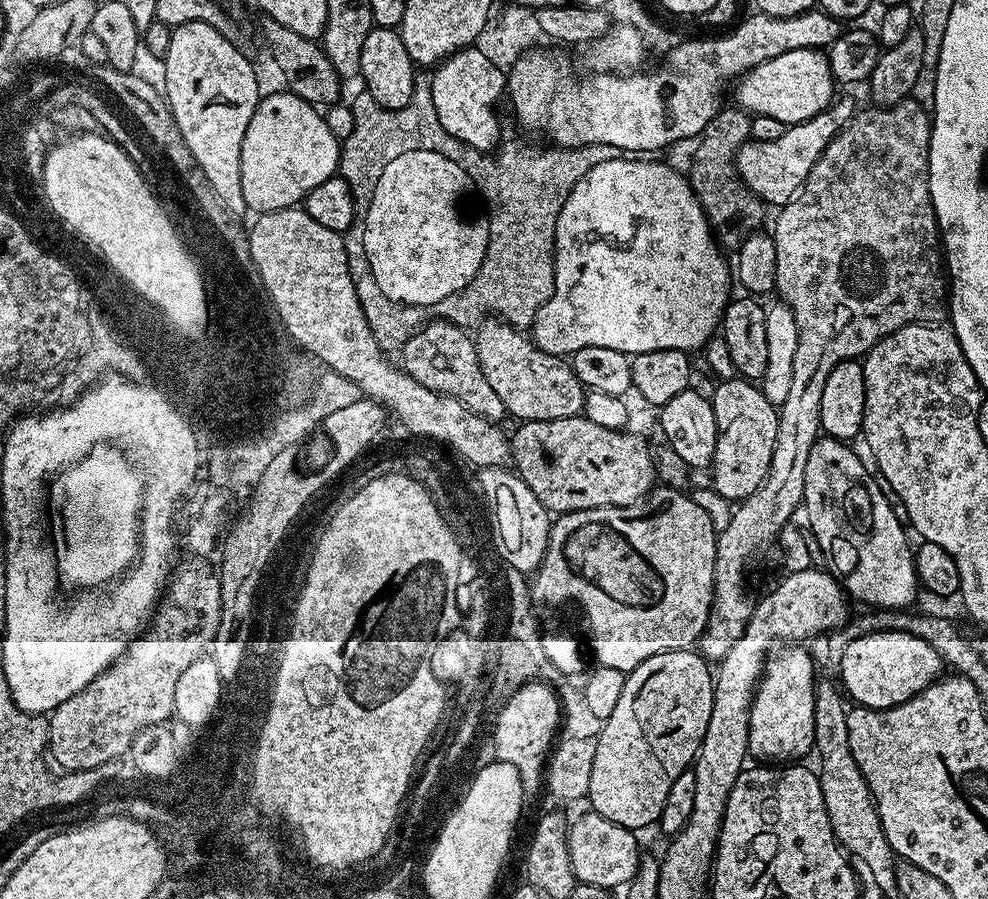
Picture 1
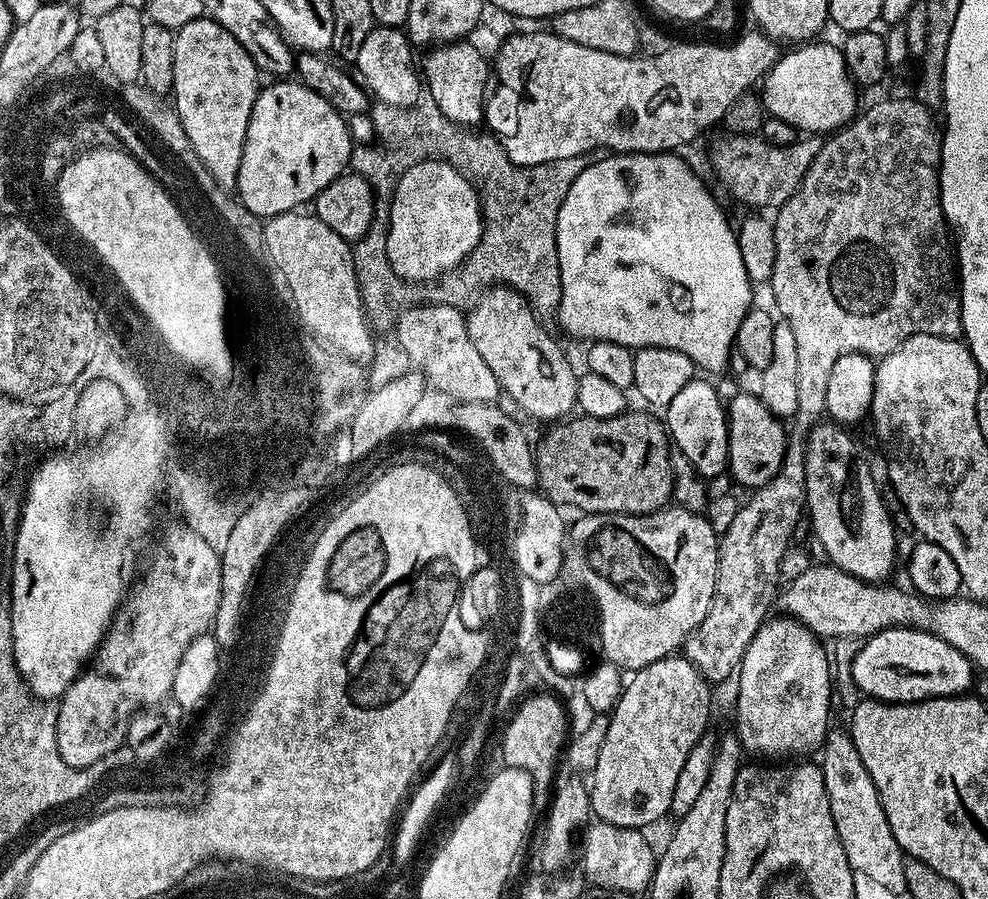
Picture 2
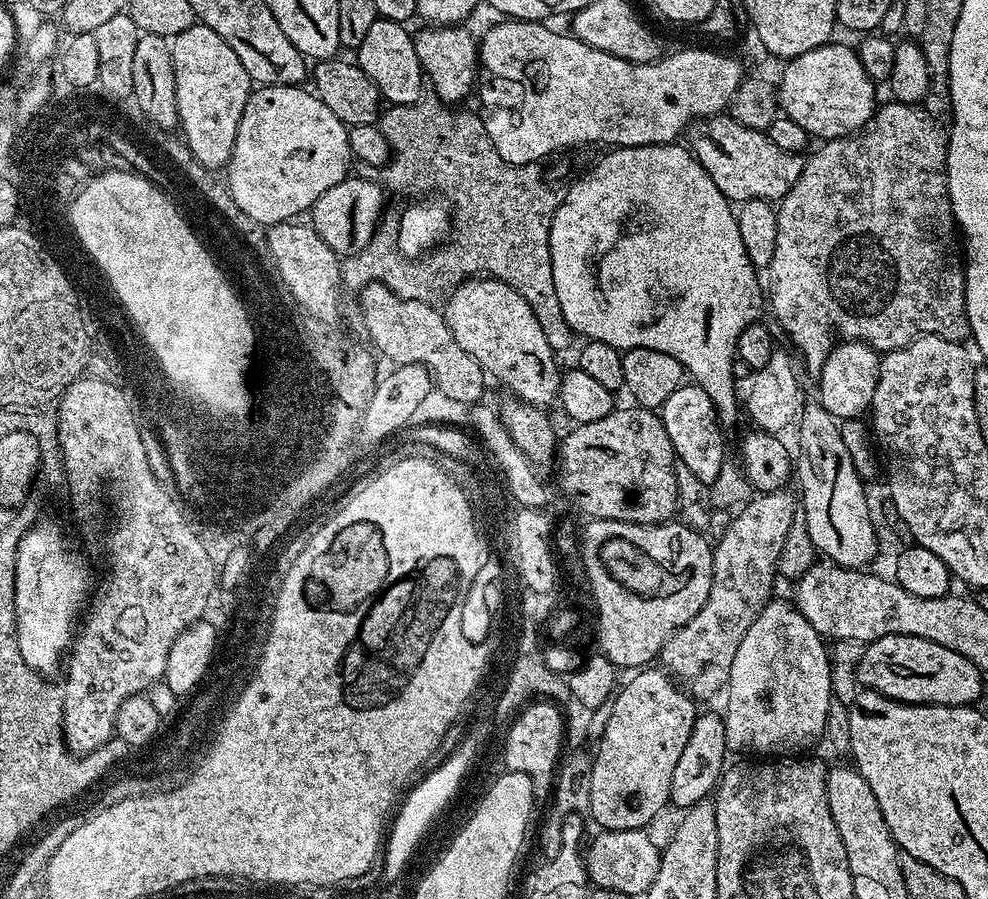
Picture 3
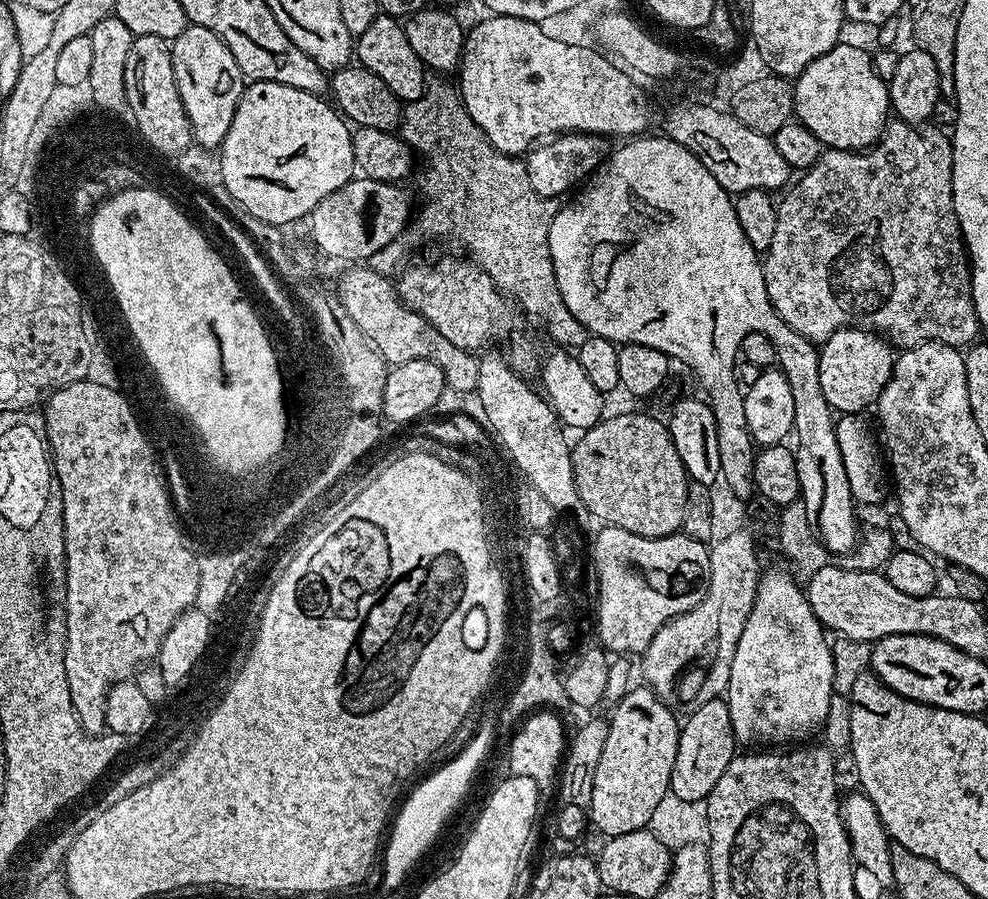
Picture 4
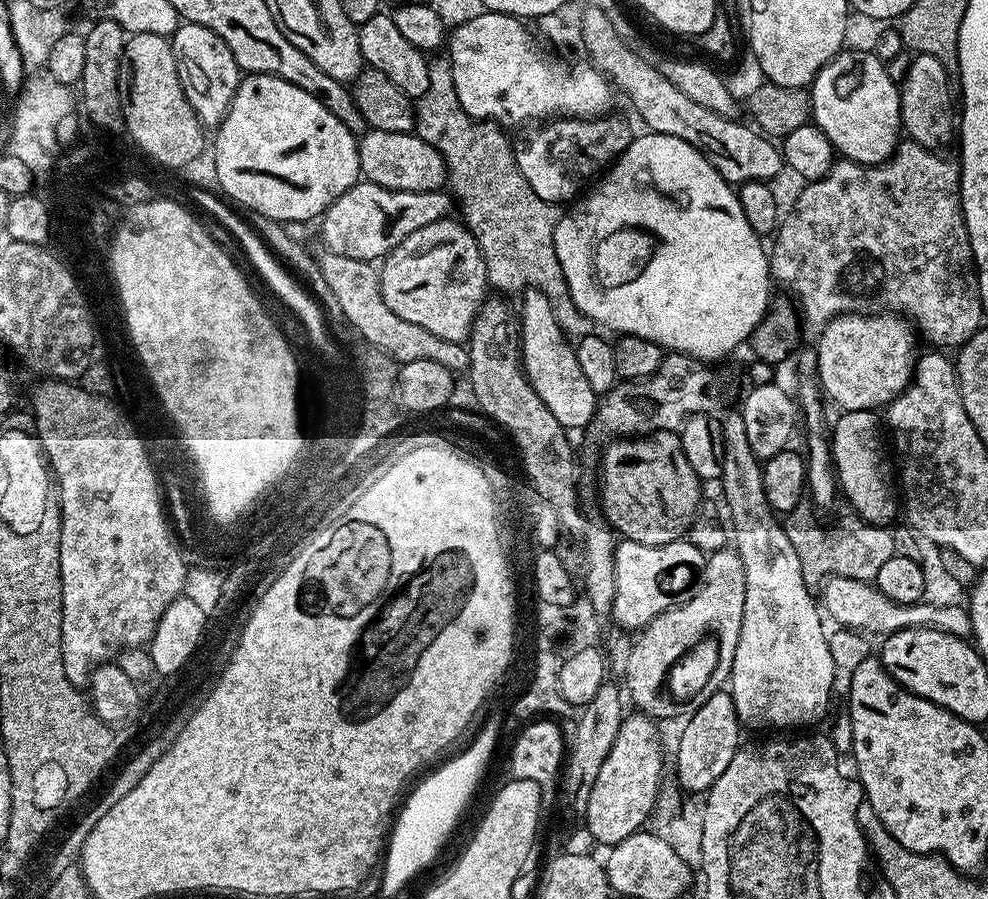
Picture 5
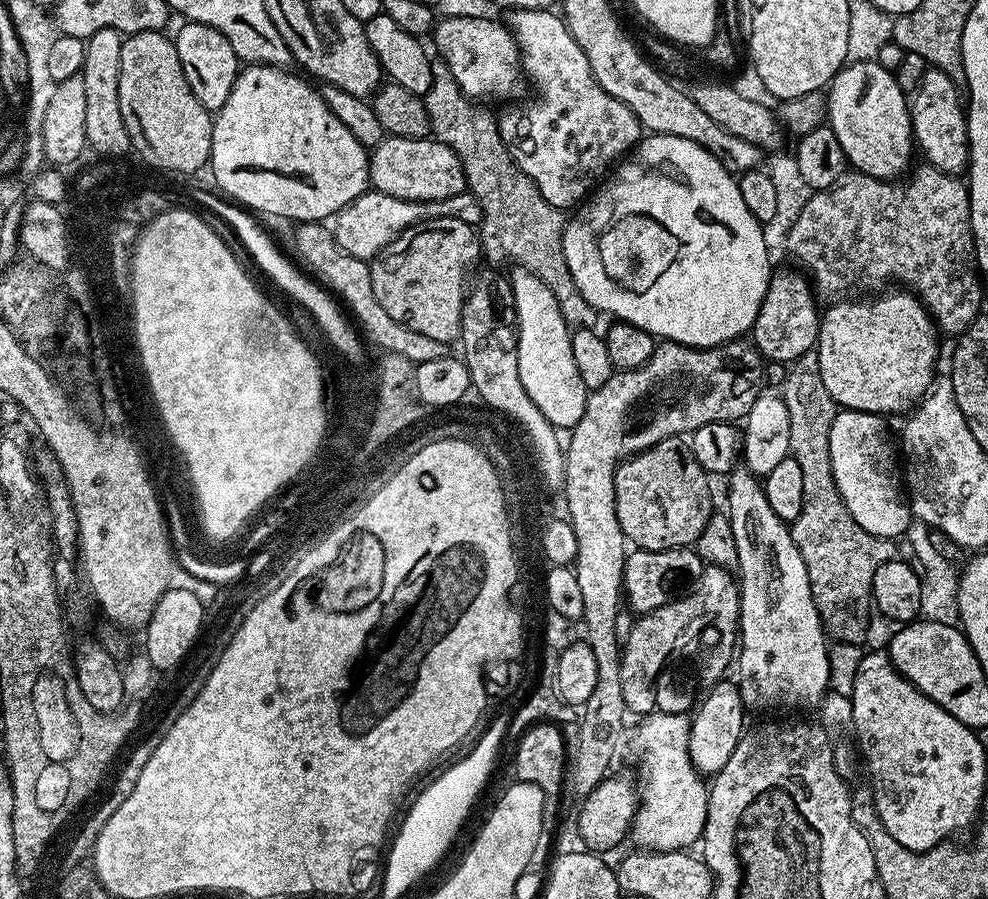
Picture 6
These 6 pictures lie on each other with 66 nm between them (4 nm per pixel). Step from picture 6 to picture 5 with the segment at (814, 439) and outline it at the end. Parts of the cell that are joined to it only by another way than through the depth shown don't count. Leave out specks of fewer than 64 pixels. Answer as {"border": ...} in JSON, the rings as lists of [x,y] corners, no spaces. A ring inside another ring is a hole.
{"border":[[[801,502],[790,513],[793,528],[792,536],[790,532],[790,543],[798,557],[799,564],[802,566],[804,581],[808,588],[819,589],[830,576],[875,581],[878,569],[884,563],[890,562],[890,558],[896,555],[891,527],[870,524],[856,514],[849,514],[850,516],[844,516],[837,522],[836,528],[827,532],[816,521],[812,510],[814,508],[811,503]]]}

